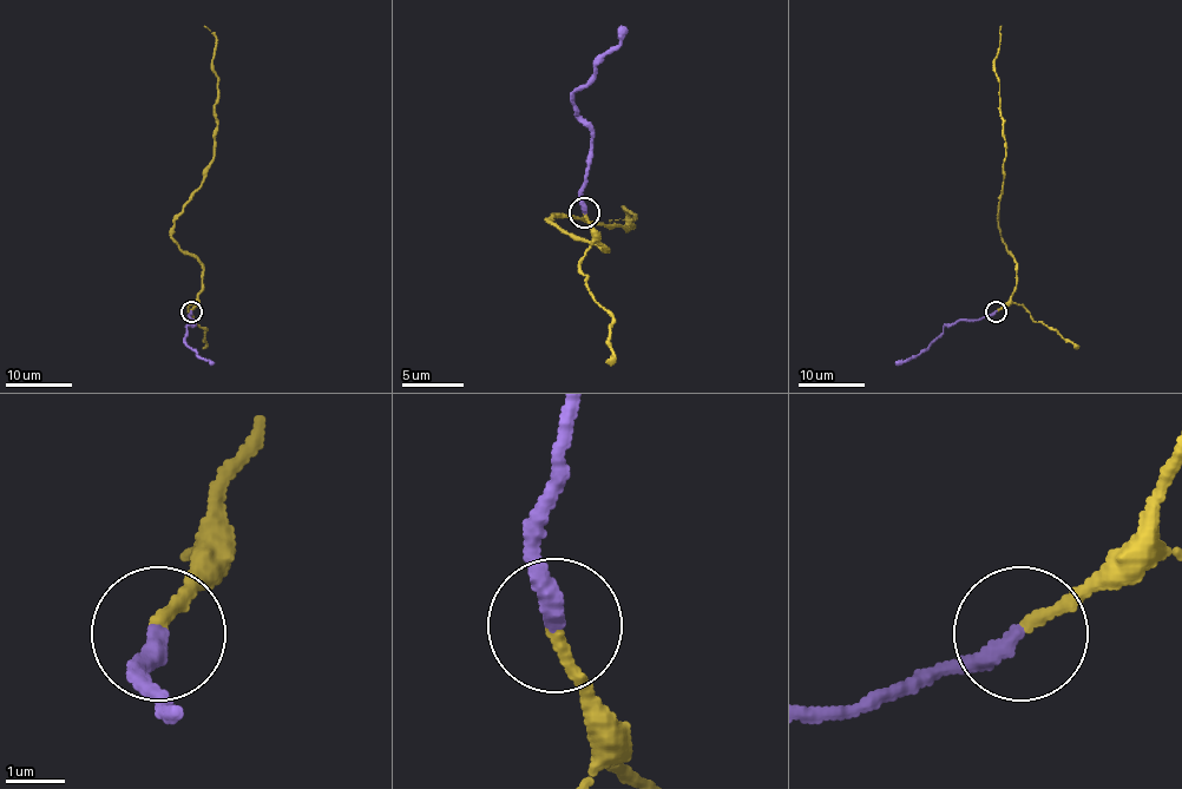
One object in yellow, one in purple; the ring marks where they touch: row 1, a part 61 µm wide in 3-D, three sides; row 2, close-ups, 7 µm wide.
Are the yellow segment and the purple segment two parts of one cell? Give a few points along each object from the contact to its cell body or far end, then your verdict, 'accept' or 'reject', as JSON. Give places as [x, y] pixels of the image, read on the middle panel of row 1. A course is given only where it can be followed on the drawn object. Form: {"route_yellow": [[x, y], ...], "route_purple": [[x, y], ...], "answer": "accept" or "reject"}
{"route_yellow": [[585, 212], [606, 250], [549, 219], [570, 216], [625, 228], [634, 219], [625, 210], [631, 219], [610, 222]], "route_purple": [[585, 212], [582, 185], [589, 176], [591, 139], [576, 118], [573, 93], [595, 72], [625, 26]], "answer": "accept"}

